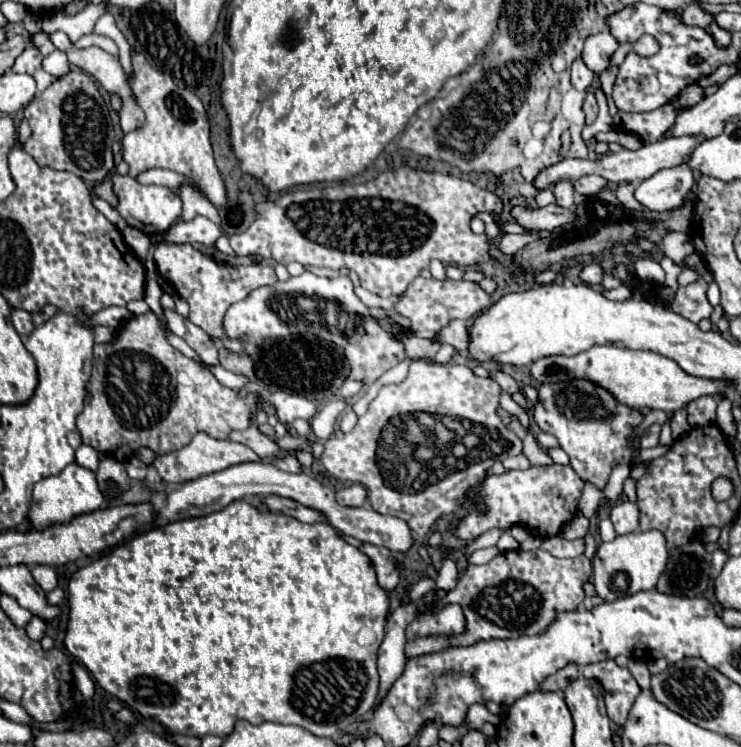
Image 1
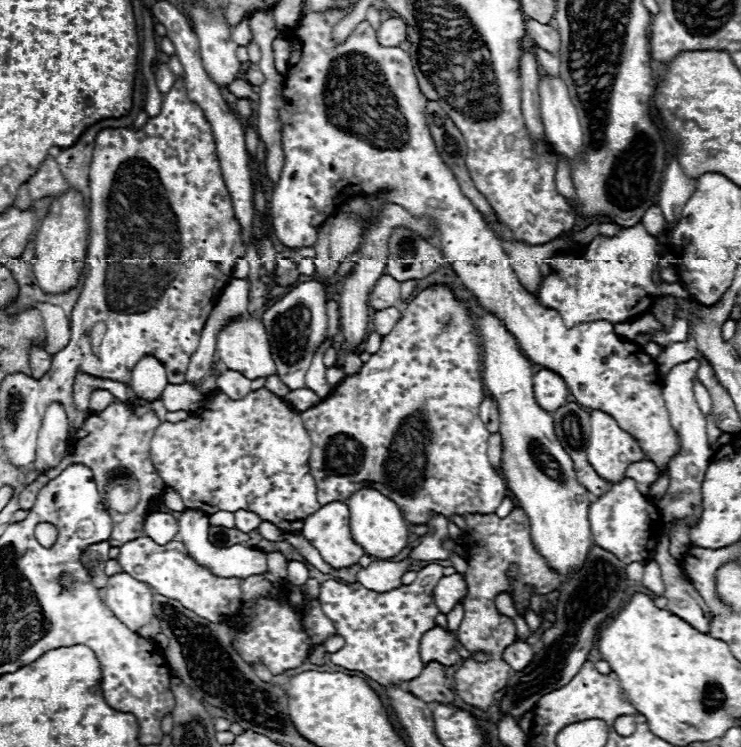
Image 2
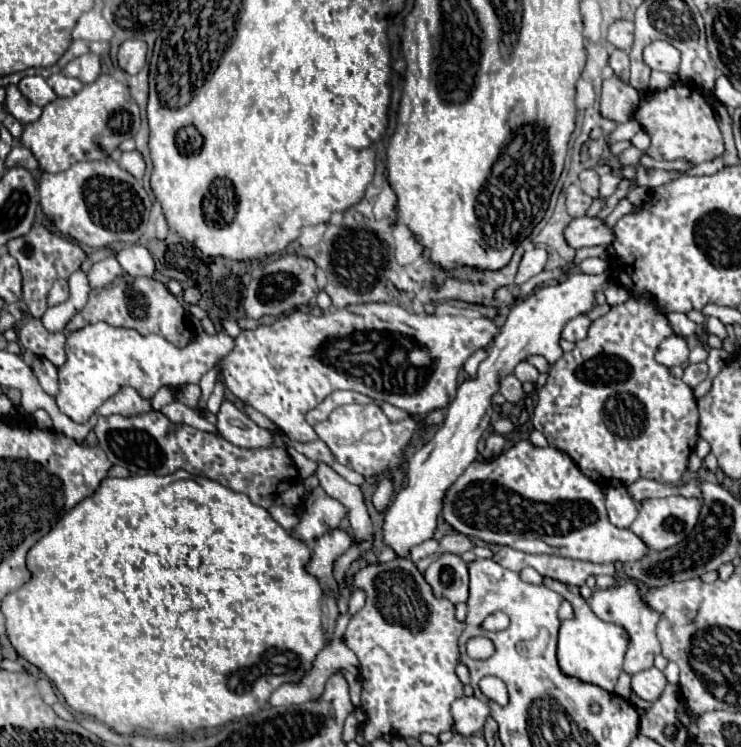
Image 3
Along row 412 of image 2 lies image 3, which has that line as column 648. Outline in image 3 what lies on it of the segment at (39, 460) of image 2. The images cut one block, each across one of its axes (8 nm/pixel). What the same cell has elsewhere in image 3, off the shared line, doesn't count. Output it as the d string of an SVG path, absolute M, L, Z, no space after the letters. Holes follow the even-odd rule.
M652 42L644 48L644 62L652 70L662 70L662 72L678 72L680 66L680 52L668 44L668 42Z

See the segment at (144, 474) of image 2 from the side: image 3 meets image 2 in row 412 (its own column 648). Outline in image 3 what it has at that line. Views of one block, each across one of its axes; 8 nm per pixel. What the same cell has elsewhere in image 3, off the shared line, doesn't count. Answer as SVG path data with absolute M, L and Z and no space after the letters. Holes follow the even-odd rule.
M674 84L664 90L656 90L648 94L634 118L642 126L642 130L650 136L650 146L648 150L636 150L628 148L618 154L618 160L622 166L638 166L640 158L644 154L652 156L654 160L678 160L684 158L688 162L700 164L706 160L712 160L724 152L724 142L722 142L722 132L716 122L716 114L708 100L702 96L702 92L694 86L688 84Z

